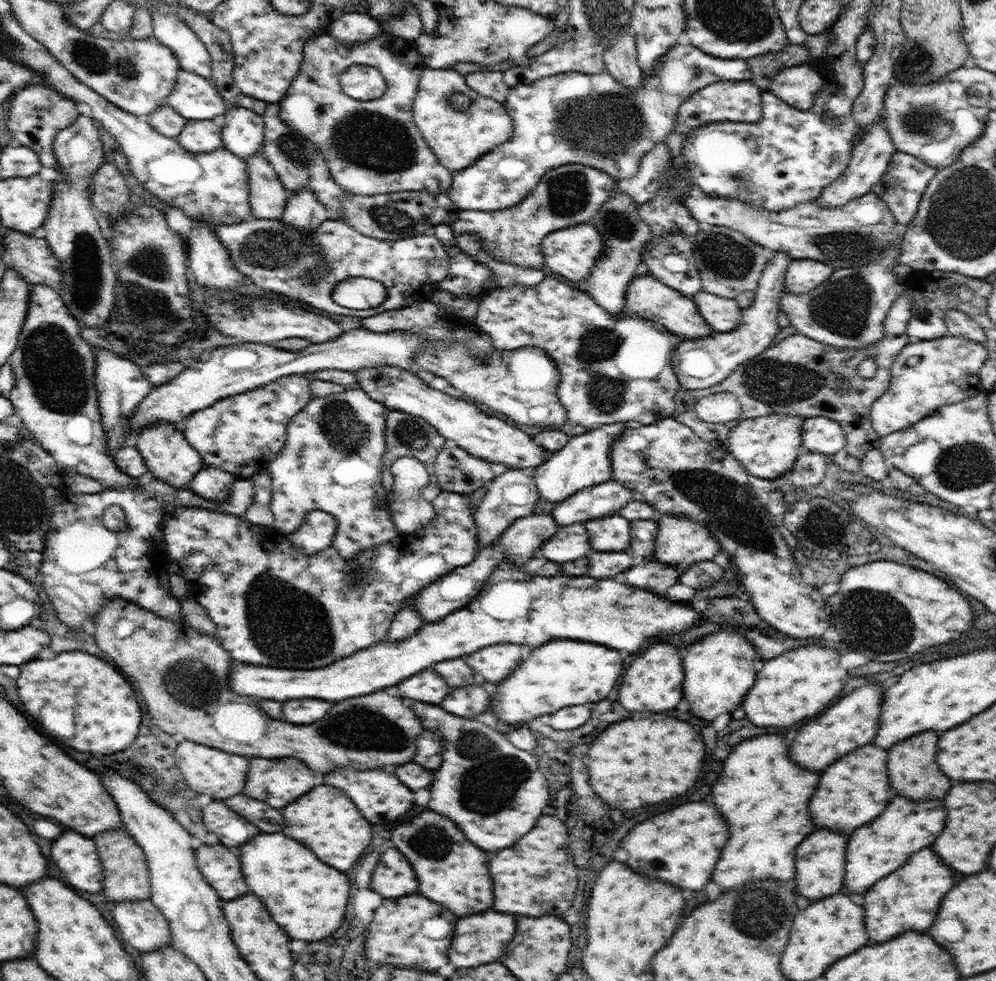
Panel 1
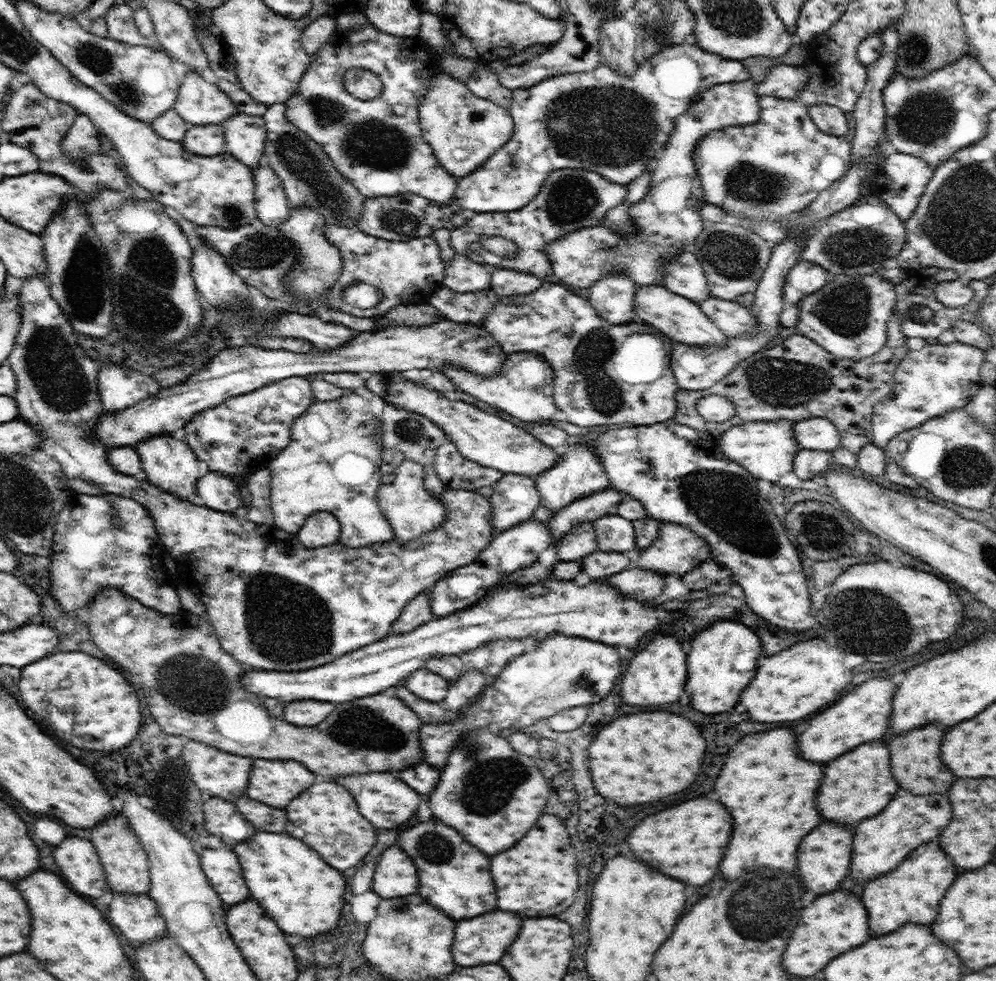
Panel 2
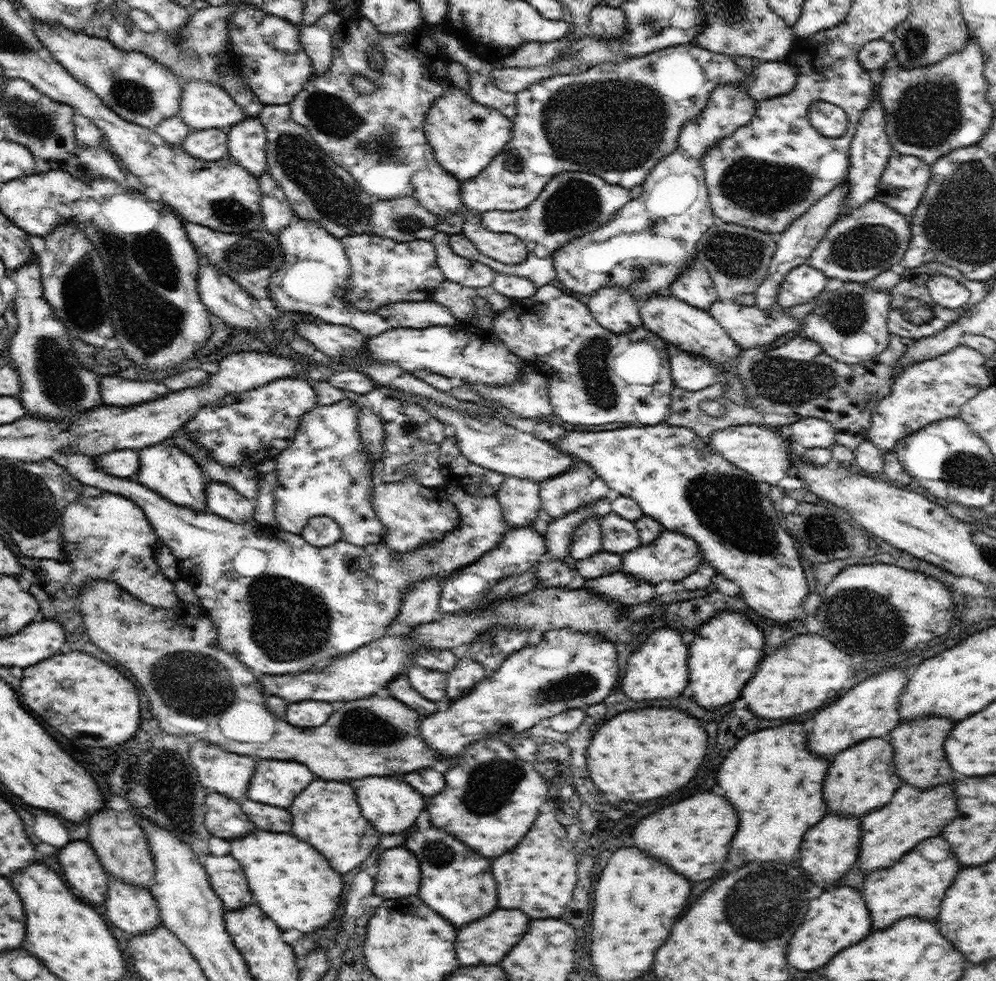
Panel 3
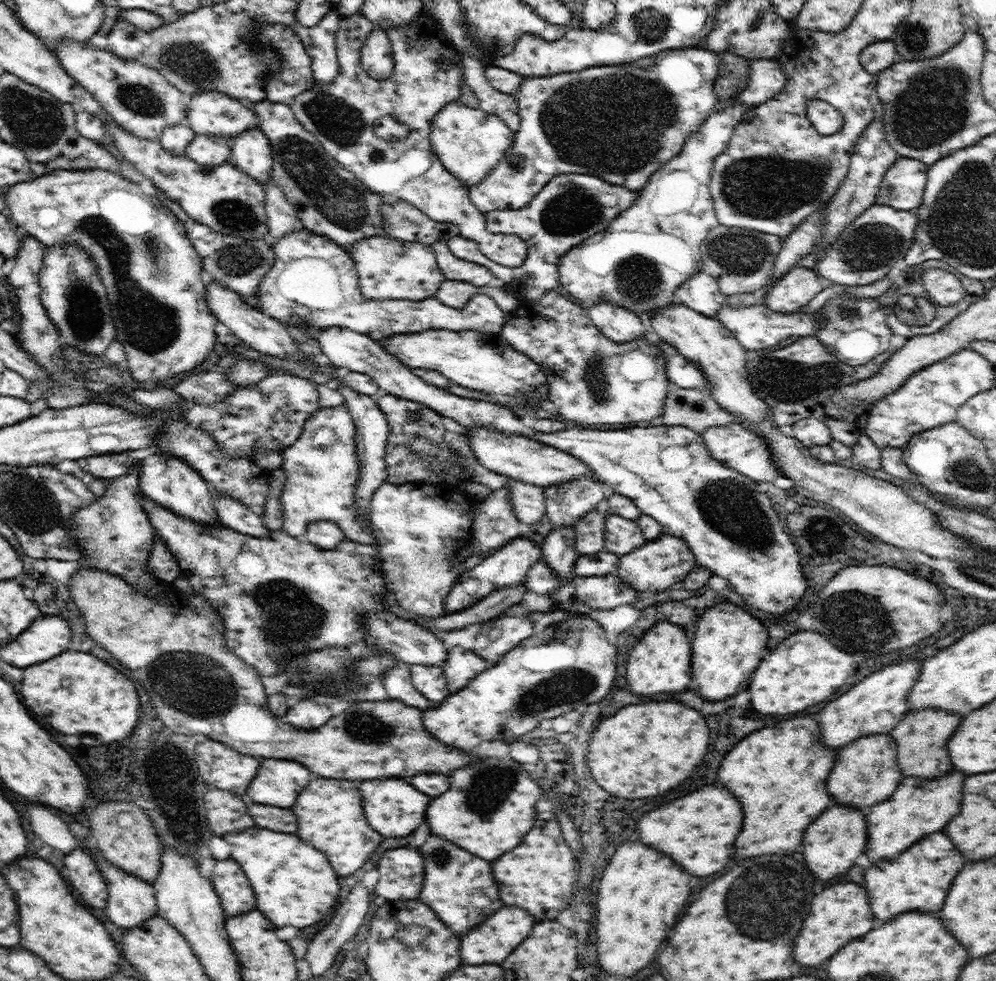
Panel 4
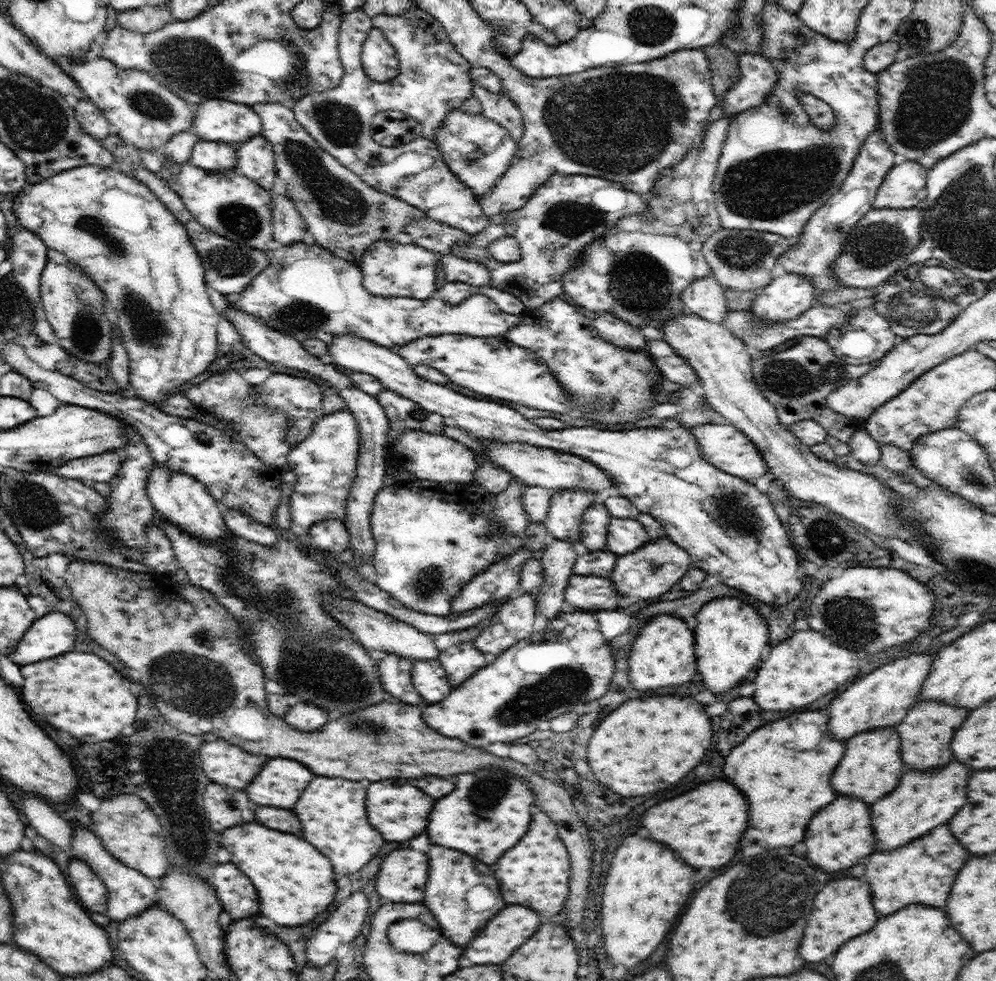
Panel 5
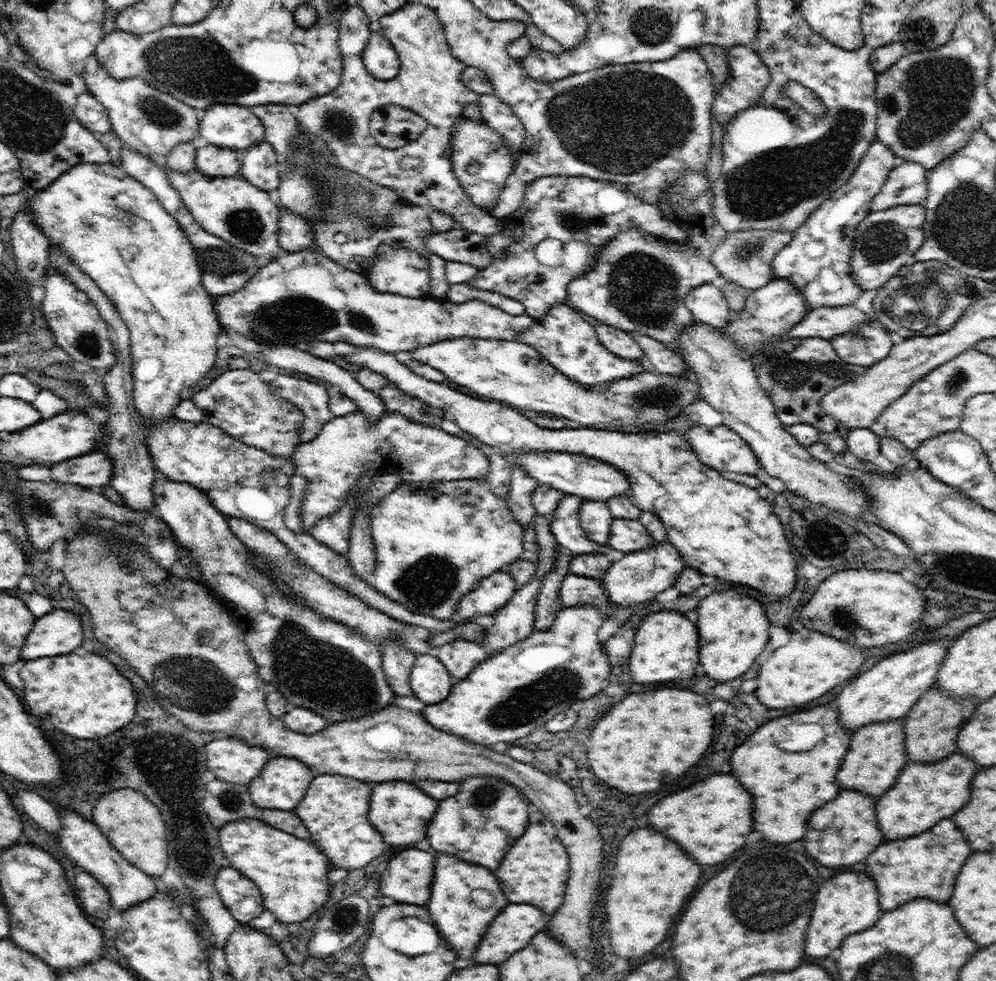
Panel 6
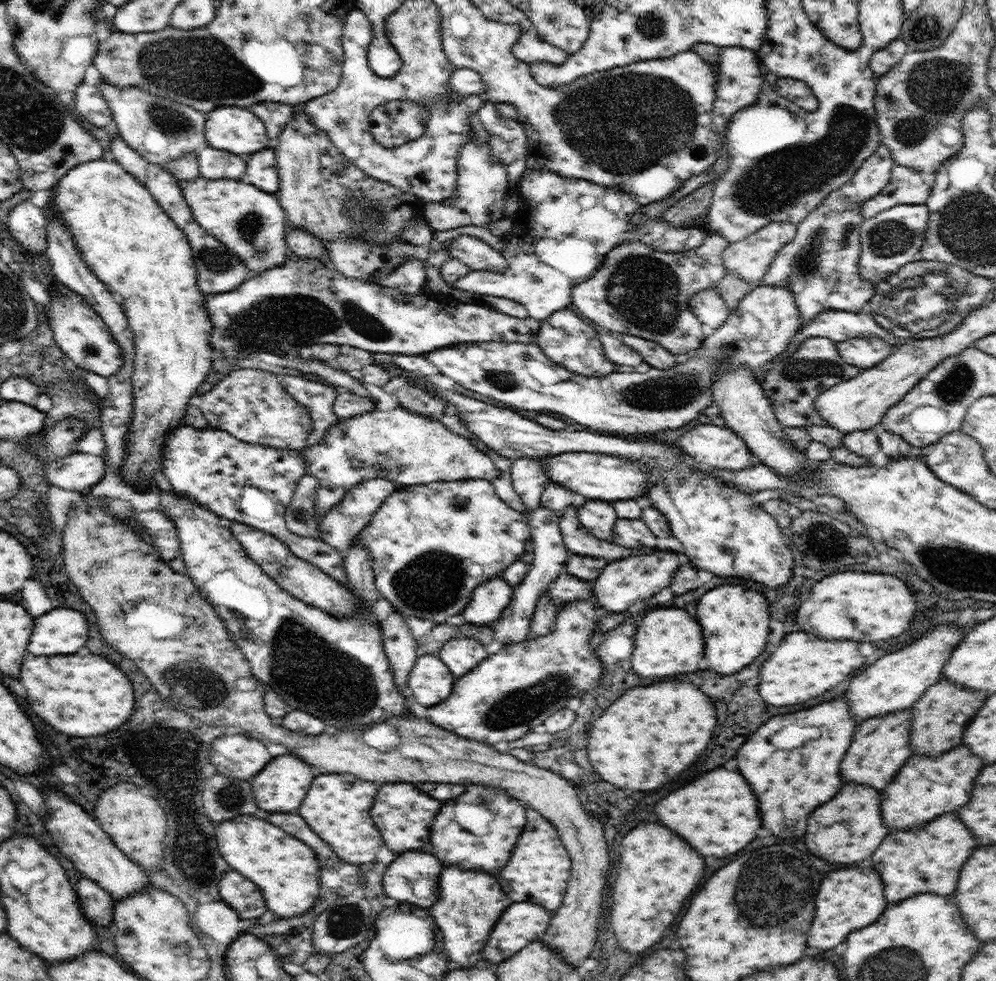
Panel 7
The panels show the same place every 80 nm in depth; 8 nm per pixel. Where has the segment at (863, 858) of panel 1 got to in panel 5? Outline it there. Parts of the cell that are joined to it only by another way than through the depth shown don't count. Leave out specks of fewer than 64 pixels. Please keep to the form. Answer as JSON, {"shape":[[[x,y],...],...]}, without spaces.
{"shape":[[[952,760],[944,768],[918,772],[910,770],[900,776],[898,786],[878,802],[872,804],[872,824],[876,836],[876,852],[900,848],[915,838],[928,834],[932,828],[948,822],[966,802],[966,784],[972,768],[960,760]]]}

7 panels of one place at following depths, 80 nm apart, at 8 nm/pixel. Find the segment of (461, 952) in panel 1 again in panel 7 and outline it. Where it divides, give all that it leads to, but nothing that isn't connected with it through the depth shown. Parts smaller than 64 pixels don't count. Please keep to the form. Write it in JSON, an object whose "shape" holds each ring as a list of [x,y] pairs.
{"shape":[[[514,902],[494,926],[490,940],[484,948],[484,958],[492,964],[498,964],[518,950],[538,940],[550,922],[552,914],[542,910],[542,906],[530,902]]]}

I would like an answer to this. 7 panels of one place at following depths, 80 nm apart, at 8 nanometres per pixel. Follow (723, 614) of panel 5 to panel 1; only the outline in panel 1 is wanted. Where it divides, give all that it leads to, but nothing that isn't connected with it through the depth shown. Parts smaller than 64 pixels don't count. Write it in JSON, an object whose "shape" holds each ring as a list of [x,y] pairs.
{"shape":[[[722,628],[696,642],[683,657],[686,672],[684,698],[690,702],[692,714],[696,714],[698,718],[714,720],[718,714],[738,708],[748,688],[756,682],[754,658],[756,650],[752,642],[748,642],[738,628]]]}

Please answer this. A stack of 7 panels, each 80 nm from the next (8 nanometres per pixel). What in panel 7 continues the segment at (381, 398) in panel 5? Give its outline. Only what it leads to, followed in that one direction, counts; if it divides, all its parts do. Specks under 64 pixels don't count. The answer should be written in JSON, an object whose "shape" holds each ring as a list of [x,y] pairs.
{"shape":[[[404,375],[392,377],[383,389],[388,394],[395,395],[398,407],[406,408],[412,414],[420,414],[424,418],[438,421],[444,416],[446,402],[436,398],[434,394],[430,394],[430,391],[424,390],[424,388],[412,386]]]}

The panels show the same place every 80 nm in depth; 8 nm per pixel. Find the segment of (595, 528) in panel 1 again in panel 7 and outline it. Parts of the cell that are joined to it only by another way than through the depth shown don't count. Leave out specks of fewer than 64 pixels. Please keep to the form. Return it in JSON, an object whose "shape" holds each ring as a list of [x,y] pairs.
{"shape":[[[619,518],[613,529],[612,541],[616,544],[641,549],[652,550],[657,546],[656,536],[650,532],[650,528],[640,519]]]}

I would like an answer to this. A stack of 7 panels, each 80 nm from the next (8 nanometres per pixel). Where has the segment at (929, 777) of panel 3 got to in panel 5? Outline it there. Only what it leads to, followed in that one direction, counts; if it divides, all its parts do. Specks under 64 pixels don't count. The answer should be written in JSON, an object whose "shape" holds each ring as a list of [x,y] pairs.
{"shape":[[[921,700],[909,710],[909,714],[896,726],[901,738],[901,755],[904,764],[914,770],[934,770],[946,766],[954,752],[950,748],[950,742],[956,734],[956,730],[962,726],[962,722],[968,716],[968,708],[950,706],[939,700]]]}

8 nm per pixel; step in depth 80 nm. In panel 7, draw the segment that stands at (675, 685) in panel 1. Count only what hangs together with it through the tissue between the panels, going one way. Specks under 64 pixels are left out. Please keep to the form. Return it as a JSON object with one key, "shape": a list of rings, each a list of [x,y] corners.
{"shape":[[[666,606],[651,608],[642,616],[642,624],[637,626],[637,630],[631,660],[638,676],[666,678],[699,670],[699,662],[704,657],[704,633],[698,621],[686,609]]]}

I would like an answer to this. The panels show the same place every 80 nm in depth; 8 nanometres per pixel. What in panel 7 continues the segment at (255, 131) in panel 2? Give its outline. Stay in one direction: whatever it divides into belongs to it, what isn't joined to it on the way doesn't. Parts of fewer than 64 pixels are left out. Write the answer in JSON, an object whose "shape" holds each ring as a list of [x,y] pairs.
{"shape":[[[263,148],[245,158],[247,169],[240,181],[268,194],[277,194],[280,180],[274,148]]]}

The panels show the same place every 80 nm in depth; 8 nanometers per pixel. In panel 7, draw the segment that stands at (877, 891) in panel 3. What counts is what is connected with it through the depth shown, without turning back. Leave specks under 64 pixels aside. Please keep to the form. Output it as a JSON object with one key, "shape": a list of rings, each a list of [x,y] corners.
{"shape":[[[958,812],[942,814],[934,822],[919,826],[916,836],[912,836],[912,832],[906,832],[904,836],[908,840],[902,842],[902,830],[900,830],[898,832],[900,842],[884,840],[882,846],[870,857],[872,860],[868,860],[872,862],[872,868],[880,872],[887,904],[888,902],[894,904],[924,892],[936,892],[942,896],[952,894],[958,886],[958,876],[964,862],[976,848],[976,838],[962,824]]]}

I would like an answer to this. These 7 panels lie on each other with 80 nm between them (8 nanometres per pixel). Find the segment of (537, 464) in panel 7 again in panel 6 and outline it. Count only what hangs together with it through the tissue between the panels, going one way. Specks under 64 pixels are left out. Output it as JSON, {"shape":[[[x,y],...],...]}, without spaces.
{"shape":[[[520,465],[513,466],[509,498],[506,502],[511,513],[515,516],[518,526],[522,526],[522,528],[531,526],[537,513],[532,502],[532,495],[538,485],[535,478],[527,475]]]}

